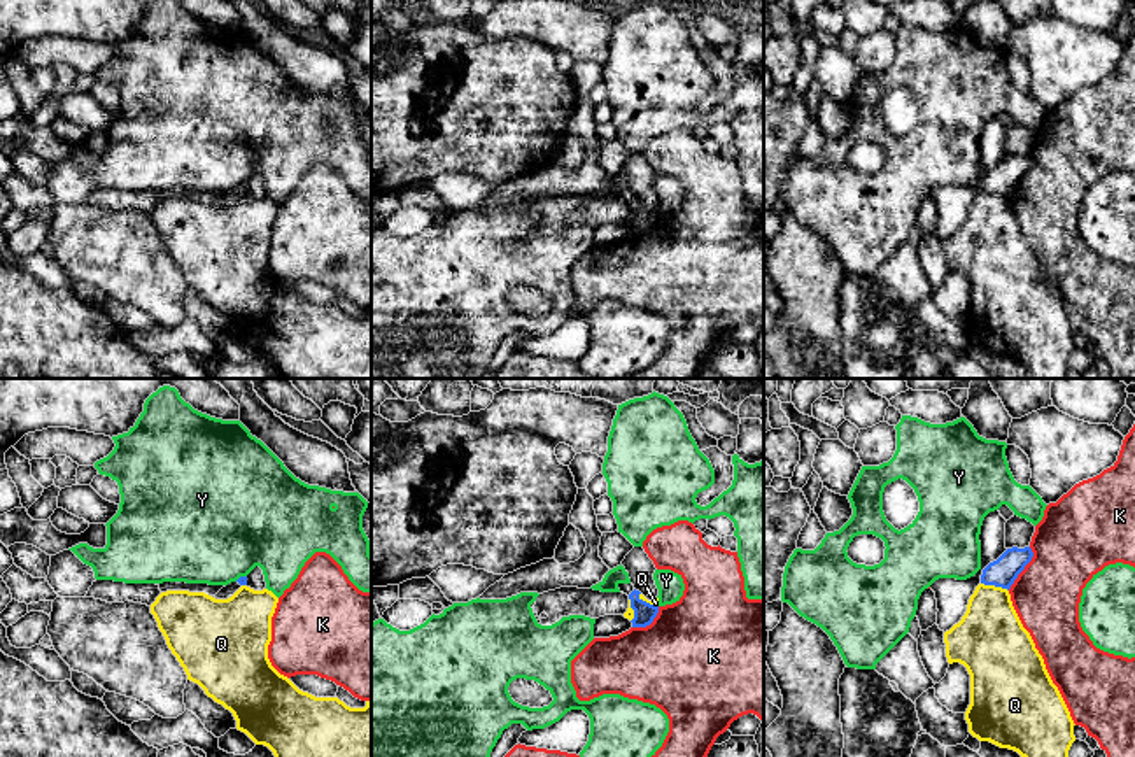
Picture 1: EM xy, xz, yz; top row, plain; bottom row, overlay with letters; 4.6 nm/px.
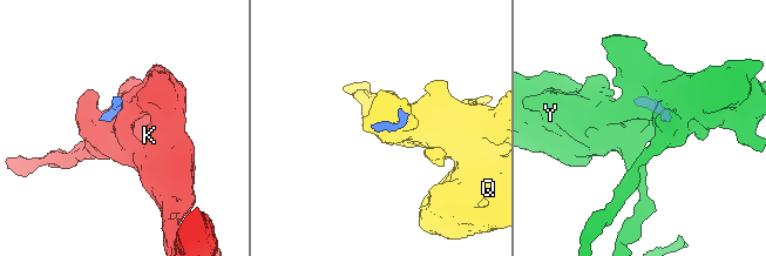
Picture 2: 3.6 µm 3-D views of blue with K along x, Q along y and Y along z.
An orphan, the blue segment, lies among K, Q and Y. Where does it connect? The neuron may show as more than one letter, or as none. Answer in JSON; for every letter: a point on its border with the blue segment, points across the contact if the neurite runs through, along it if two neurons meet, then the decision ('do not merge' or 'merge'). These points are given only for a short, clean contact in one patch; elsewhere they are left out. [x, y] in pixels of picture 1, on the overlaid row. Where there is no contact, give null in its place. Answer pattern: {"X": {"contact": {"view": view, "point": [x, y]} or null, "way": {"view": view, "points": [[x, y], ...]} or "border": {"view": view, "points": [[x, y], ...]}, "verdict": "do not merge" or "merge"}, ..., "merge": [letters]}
{"K": {"contact": {"view": "yz", "point": [1023, 568]}, "border": {"view": "yz", "points": [[1030, 547], [1032, 559], [1008, 589]]}, "verdict": "do not merge"}, "Q": {"contact": {"view": "yz", "point": [995, 586]}, "border": {"view": "yz", "points": [[981, 582], [1001, 586], [1008, 591]]}, "verdict": "do not merge"}, "Y": {"contact": {"view": "xy", "point": [240, 577]}, "verdict": "do not merge"}, "merge": []}

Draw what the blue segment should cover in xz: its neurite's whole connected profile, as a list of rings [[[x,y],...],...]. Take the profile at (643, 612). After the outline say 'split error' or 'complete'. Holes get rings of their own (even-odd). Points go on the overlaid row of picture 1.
[[[618,584],[620,592],[627,594],[631,599],[631,608],[634,610],[632,627],[646,627],[653,622],[659,613],[659,606],[653,606],[639,598],[639,591],[632,584]]]; split error

